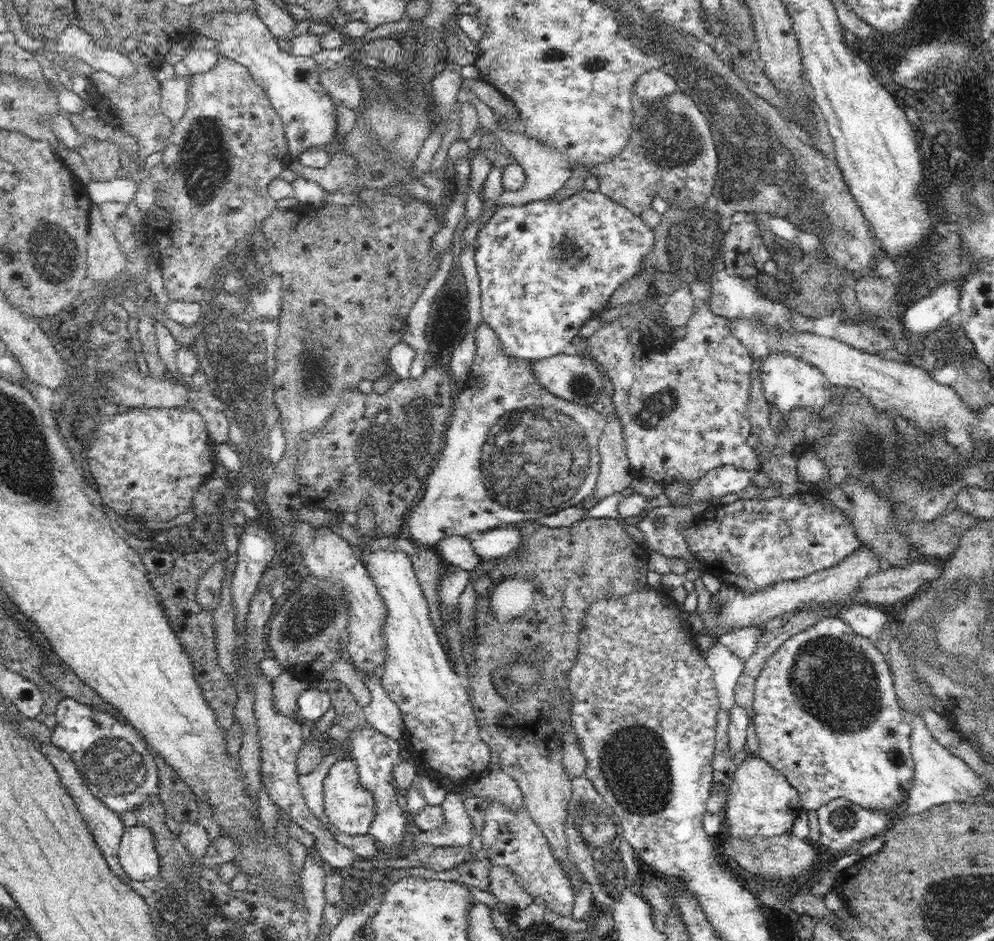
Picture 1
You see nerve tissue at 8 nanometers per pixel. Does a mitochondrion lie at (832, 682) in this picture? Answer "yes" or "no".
yes

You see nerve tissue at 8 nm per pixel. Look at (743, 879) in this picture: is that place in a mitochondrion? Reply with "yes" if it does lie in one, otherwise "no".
no

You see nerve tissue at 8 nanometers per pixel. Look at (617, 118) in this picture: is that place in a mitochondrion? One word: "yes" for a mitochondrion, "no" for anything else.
yes

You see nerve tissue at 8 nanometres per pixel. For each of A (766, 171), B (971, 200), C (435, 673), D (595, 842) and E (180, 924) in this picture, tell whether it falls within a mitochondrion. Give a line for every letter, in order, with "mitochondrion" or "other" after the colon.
A: mitochondrion
B: mitochondrion
C: other
D: mitochondrion
E: mitochondrion

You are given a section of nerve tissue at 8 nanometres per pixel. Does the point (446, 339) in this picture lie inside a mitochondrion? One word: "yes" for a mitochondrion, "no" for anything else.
no

